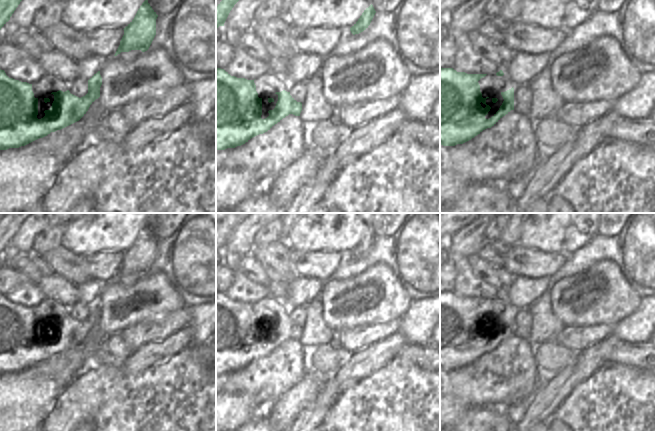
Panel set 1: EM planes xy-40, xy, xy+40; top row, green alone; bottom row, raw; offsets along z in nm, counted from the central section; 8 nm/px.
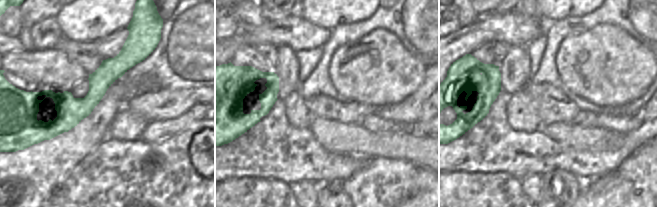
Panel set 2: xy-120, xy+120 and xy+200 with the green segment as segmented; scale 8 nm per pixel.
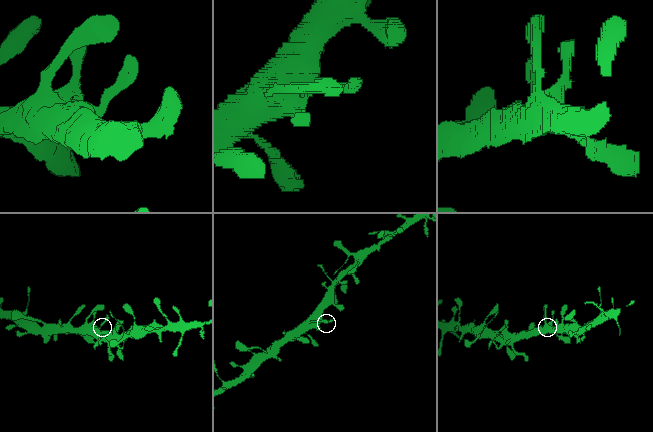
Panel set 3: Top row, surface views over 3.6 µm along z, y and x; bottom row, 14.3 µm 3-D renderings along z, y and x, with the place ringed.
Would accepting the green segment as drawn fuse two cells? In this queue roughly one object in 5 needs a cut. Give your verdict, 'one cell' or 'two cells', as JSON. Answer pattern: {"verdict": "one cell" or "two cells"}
{"verdict": "one cell"}

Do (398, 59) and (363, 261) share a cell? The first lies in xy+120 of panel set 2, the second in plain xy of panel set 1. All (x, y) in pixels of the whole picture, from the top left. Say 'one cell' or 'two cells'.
two cells

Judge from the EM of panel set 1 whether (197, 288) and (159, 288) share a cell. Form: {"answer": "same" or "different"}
{"answer": "different"}

